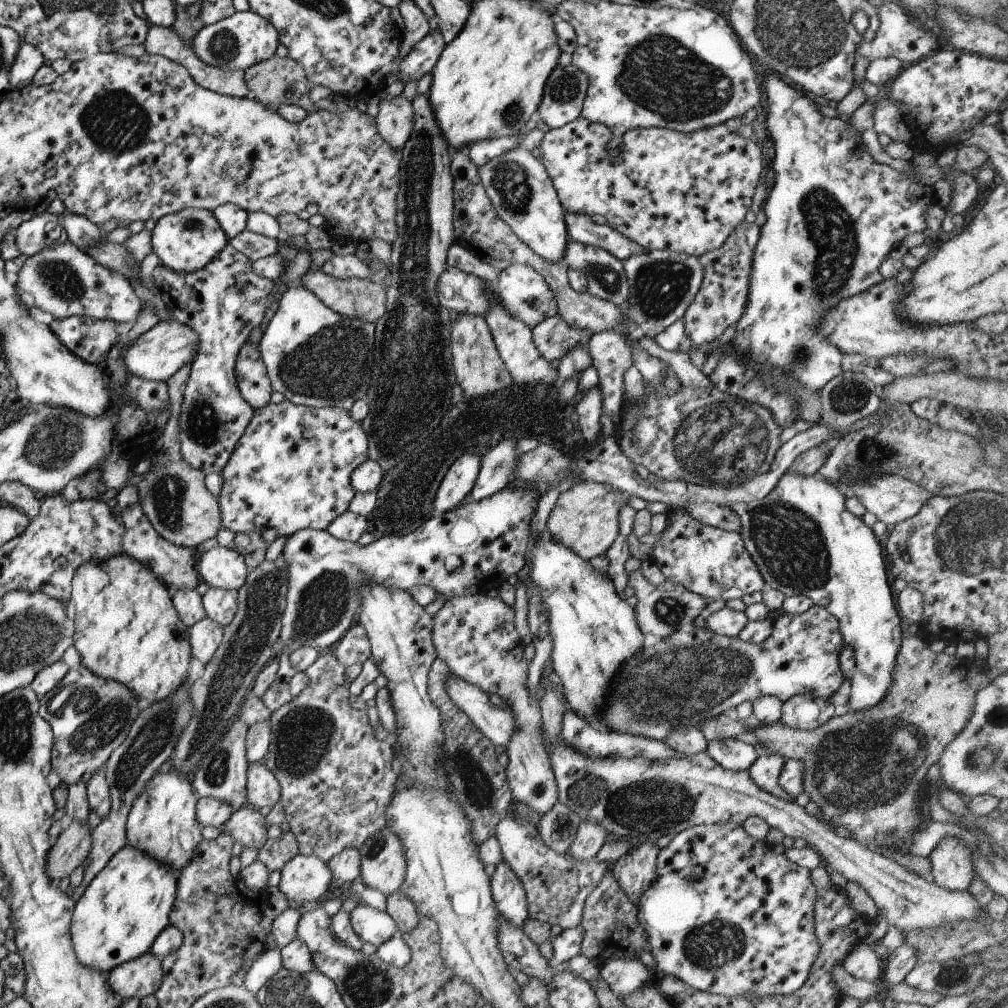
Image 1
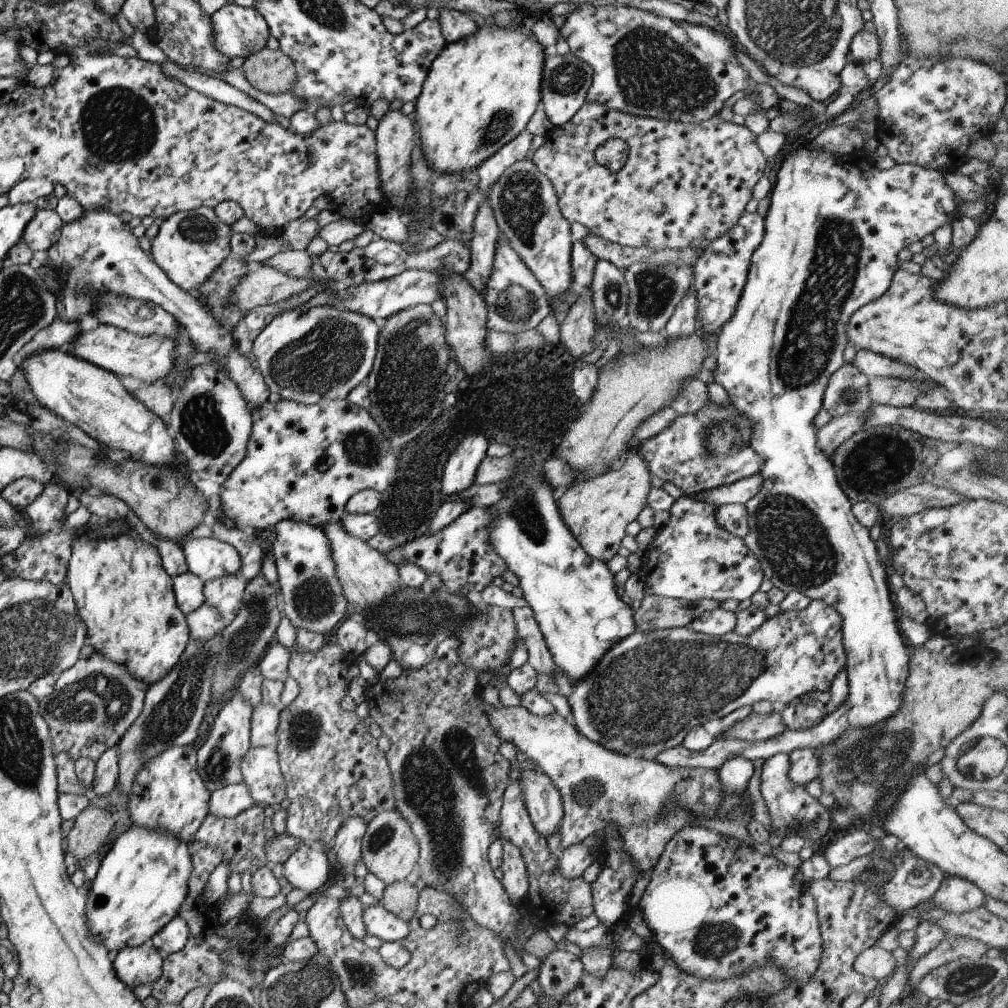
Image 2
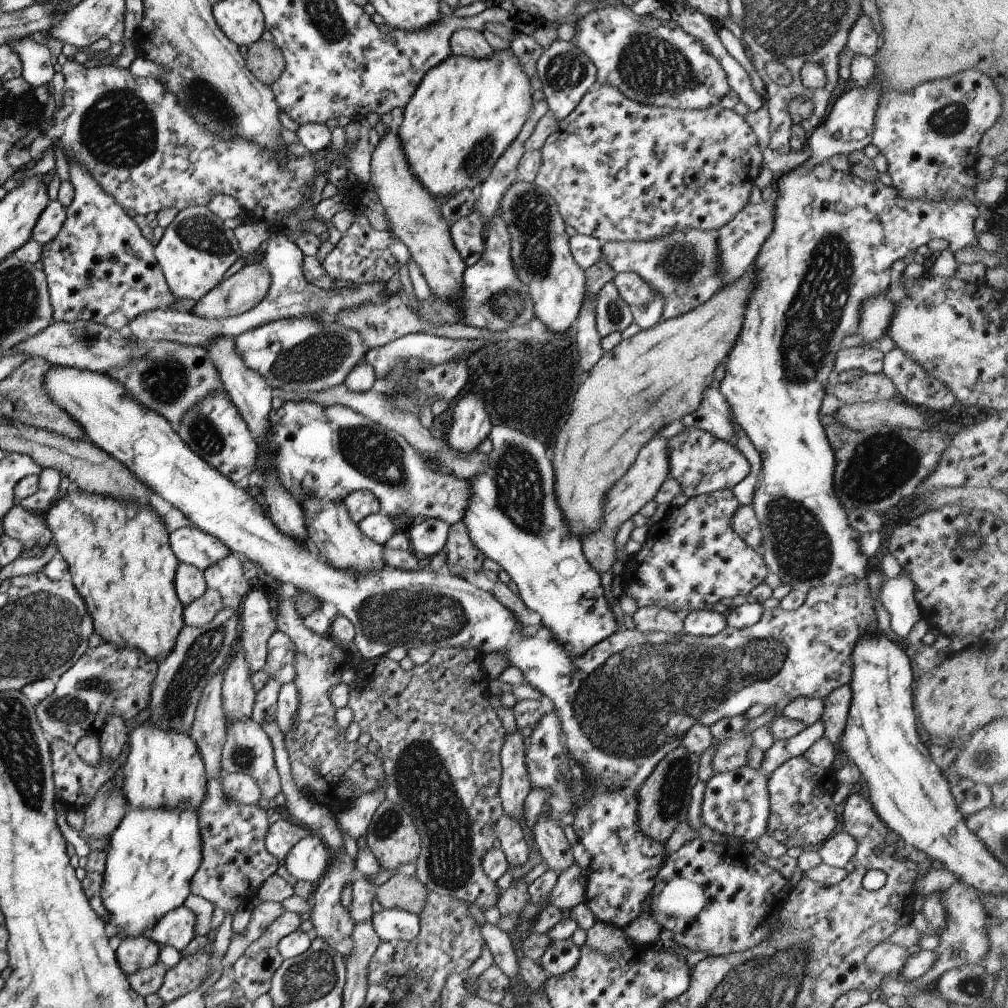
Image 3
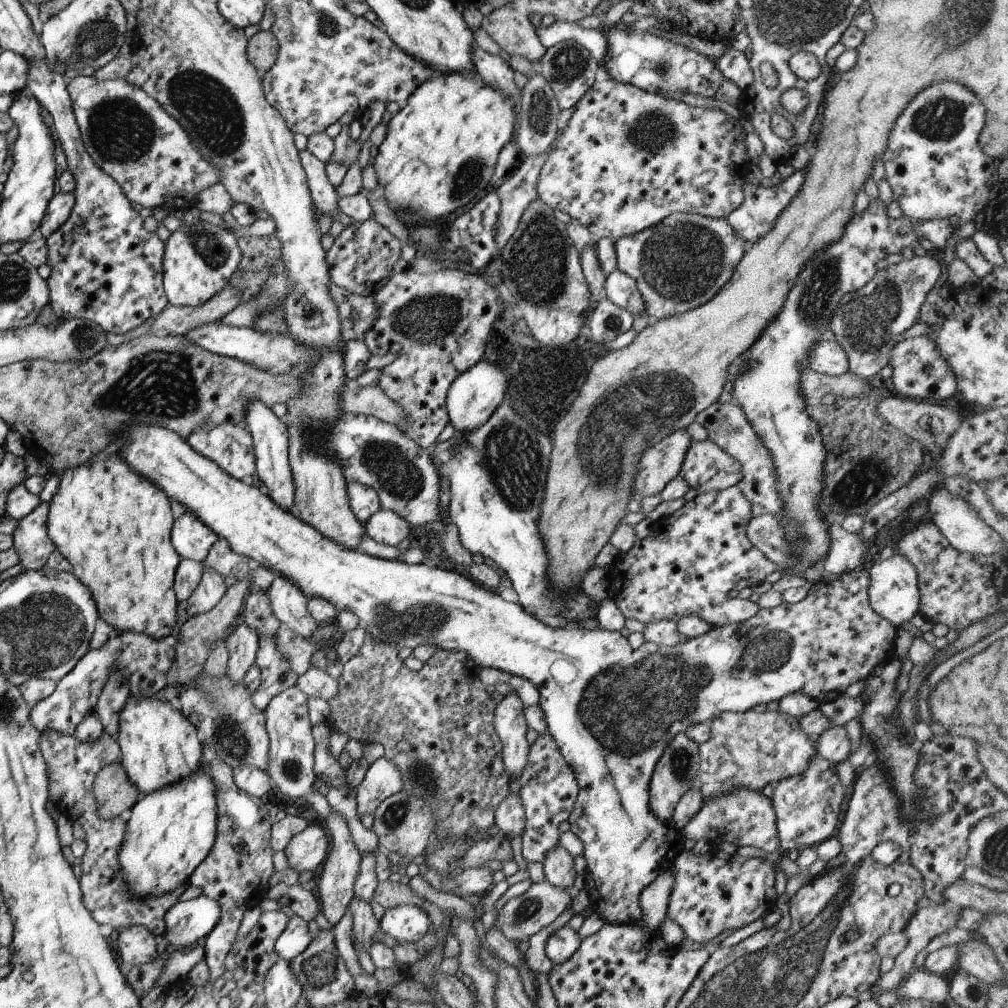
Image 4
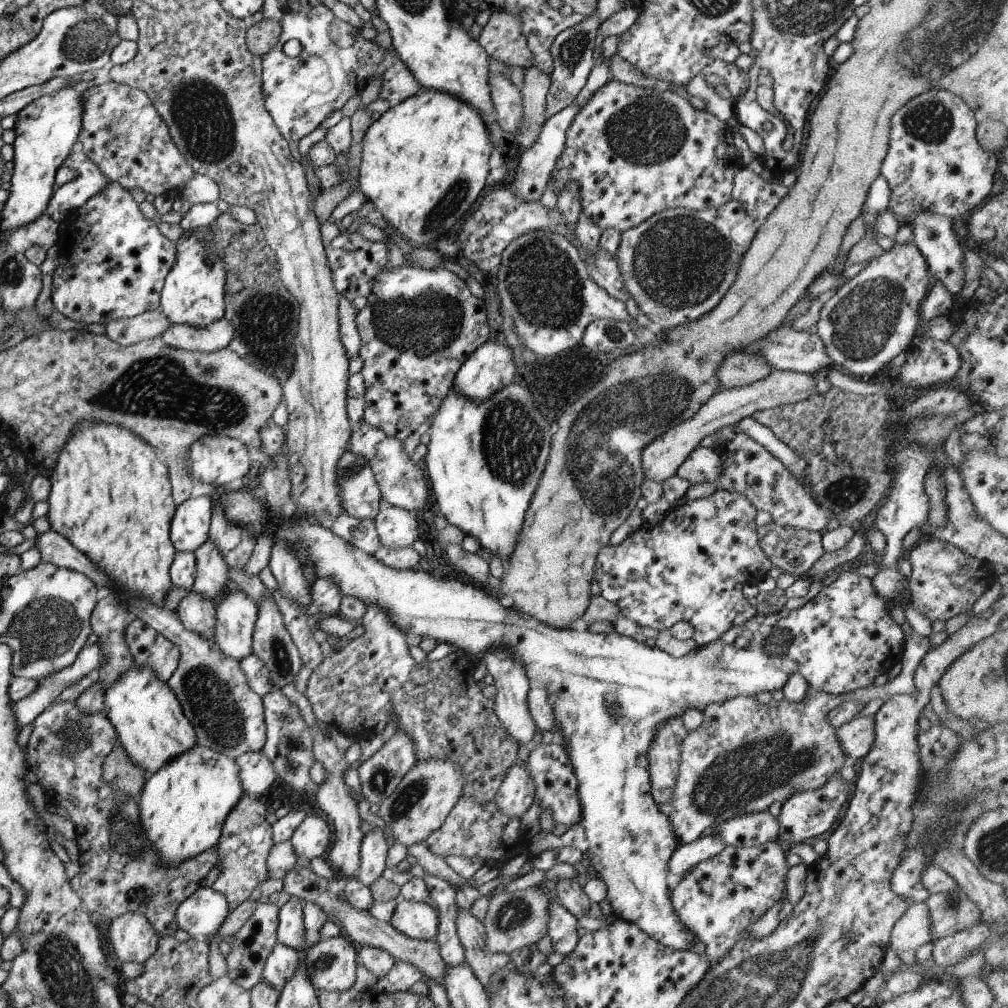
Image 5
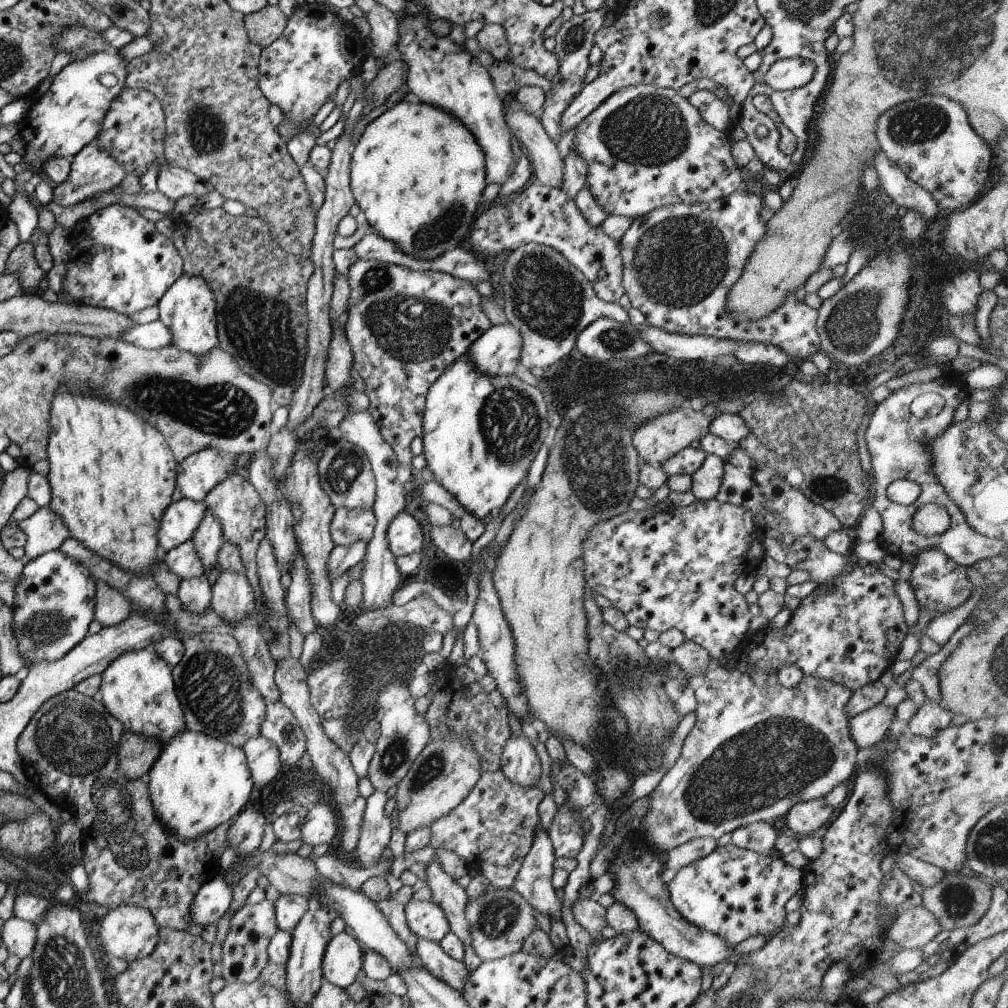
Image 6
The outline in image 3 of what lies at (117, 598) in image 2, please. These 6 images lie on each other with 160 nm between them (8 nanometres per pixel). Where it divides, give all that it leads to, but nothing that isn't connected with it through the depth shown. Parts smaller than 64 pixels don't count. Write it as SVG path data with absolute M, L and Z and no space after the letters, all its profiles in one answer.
M72 488L69 494L58 498L57 502L42 515L53 540L55 540L56 550L59 551L59 554L61 554L63 560L66 562L67 576L70 577L70 581L75 587L76 592L79 593L79 596L83 599L86 611L91 617L92 629L95 634L100 636L101 642L111 643L115 645L118 650L124 649L125 647L137 648L137 650L141 651L147 658L159 664L173 650L178 632L184 625L182 621L184 608L174 591L174 572L179 562L169 546L168 532L166 531L162 517L157 515L151 506L146 505L145 507L140 507L135 503L126 503L125 501L119 501L103 495L87 495L77 488Z

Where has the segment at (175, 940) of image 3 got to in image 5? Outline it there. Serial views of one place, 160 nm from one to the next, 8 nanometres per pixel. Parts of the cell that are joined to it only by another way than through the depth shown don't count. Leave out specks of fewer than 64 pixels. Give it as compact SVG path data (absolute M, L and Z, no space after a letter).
M199 887L175 909L177 929L187 932L194 941L208 940L228 915L225 897L211 887Z

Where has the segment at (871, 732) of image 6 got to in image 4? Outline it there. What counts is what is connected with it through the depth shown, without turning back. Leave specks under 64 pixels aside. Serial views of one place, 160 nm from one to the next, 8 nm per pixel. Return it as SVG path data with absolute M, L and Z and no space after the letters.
M829 727L816 738L815 752L817 756L837 764L850 755L851 748L844 727Z

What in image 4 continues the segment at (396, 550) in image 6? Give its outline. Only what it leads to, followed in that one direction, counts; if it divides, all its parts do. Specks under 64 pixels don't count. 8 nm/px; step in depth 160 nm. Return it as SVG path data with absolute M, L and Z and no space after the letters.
M380 508L363 525L370 539L392 547L396 547L404 538L410 538L410 526L390 510Z

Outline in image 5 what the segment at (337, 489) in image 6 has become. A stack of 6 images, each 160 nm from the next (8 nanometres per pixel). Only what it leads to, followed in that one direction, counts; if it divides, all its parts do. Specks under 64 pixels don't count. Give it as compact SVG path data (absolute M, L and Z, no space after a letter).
M346 448L336 464L336 479L344 512L357 520L372 520L383 504L367 461Z

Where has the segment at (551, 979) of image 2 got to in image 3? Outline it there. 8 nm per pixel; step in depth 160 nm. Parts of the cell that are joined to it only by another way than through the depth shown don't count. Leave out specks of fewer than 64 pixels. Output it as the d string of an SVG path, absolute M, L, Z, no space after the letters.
M570 939L550 941L537 963L549 977L561 976L577 964L580 955L578 949Z

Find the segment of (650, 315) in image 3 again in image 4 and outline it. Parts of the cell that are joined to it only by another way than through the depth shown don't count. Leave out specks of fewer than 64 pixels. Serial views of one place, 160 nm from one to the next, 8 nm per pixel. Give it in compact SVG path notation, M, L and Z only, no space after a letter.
M615 269L604 278L603 292L613 304L629 311L632 316L644 315L644 302L636 282L629 275Z

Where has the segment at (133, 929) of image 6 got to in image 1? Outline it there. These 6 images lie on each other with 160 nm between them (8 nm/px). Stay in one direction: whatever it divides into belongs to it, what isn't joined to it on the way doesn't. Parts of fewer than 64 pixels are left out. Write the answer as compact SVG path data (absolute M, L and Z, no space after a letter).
M150 952L112 968L105 975L109 990L121 1001L153 995L161 984L160 960Z

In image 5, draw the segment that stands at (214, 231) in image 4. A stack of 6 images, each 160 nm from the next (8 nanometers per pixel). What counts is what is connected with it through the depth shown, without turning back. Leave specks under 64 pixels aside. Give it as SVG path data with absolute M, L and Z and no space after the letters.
M183 231L176 240L173 266L165 275L160 292L158 309L169 319L170 324L206 327L224 316L224 262L209 243L200 241L192 231Z

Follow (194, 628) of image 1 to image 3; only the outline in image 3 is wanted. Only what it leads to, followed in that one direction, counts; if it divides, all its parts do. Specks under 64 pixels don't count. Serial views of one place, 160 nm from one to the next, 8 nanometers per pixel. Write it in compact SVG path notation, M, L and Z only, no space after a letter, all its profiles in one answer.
M206 588L204 593L191 604L184 606L182 621L188 627L206 625L223 608L219 593Z

